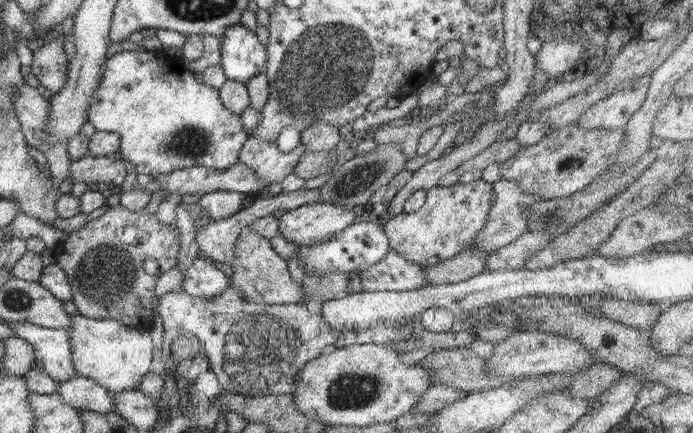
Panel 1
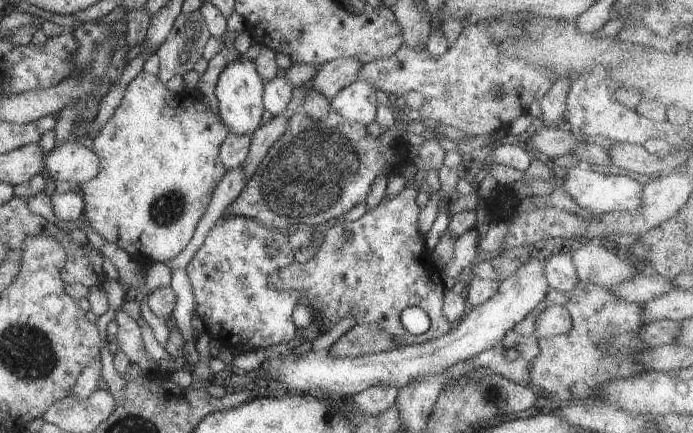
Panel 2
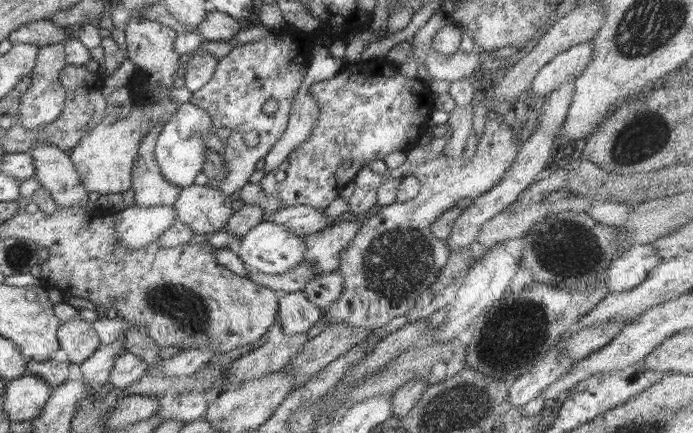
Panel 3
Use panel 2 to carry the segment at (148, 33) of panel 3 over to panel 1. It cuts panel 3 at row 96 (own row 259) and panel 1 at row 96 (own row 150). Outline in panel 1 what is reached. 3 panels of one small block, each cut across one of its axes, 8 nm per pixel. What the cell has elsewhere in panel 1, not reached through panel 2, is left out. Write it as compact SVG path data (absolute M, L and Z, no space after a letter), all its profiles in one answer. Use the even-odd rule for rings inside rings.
M122 51L105 60L104 68L106 70L95 89L87 120L96 131L120 135L119 152L126 162L136 164L135 172L153 175L194 166L220 171L239 161L239 152L250 138L250 133L242 127L239 116L224 106L219 92L198 82L195 74L182 66L179 58L167 56L163 51Z

